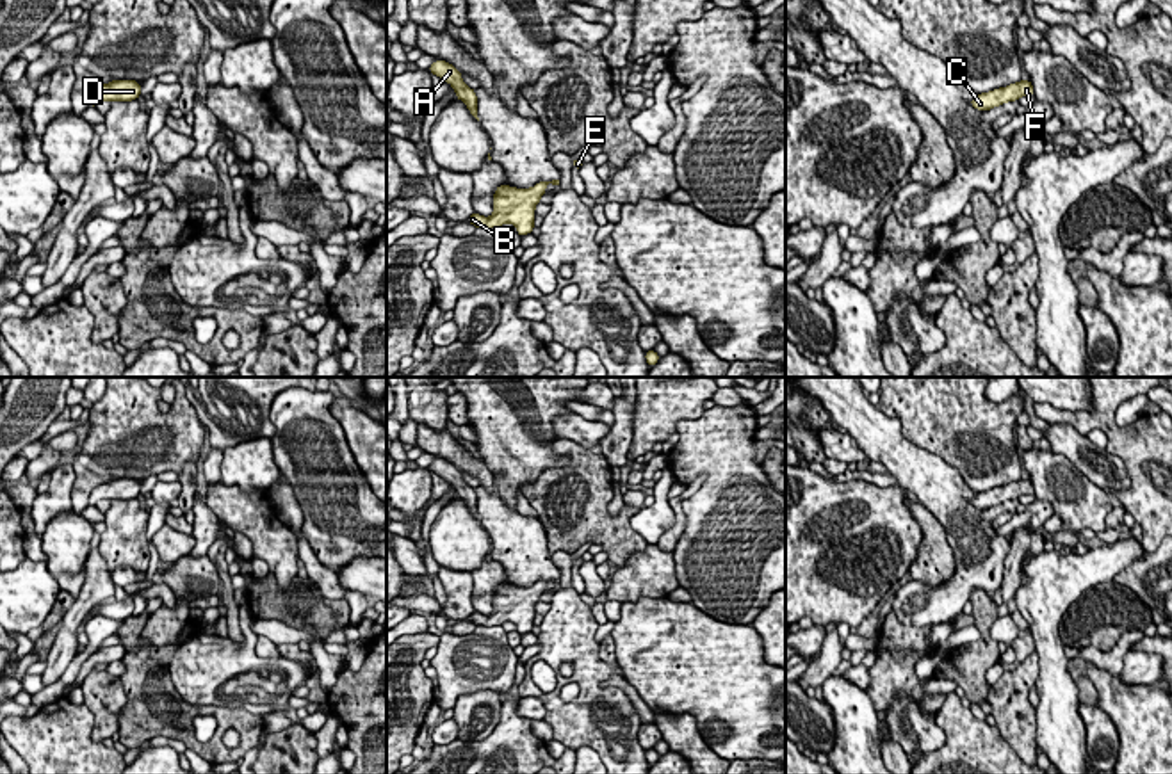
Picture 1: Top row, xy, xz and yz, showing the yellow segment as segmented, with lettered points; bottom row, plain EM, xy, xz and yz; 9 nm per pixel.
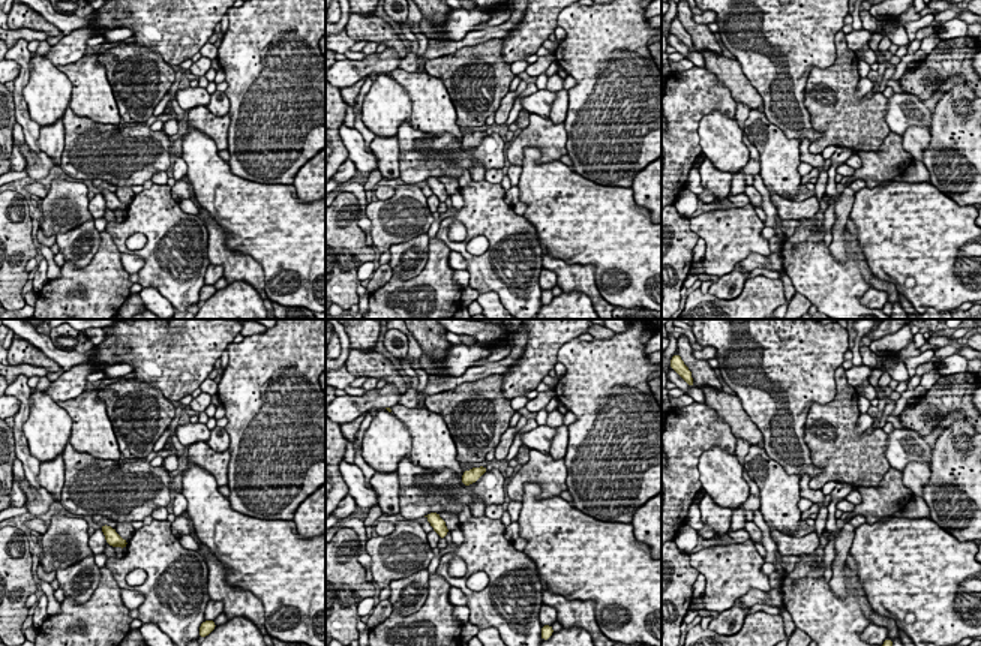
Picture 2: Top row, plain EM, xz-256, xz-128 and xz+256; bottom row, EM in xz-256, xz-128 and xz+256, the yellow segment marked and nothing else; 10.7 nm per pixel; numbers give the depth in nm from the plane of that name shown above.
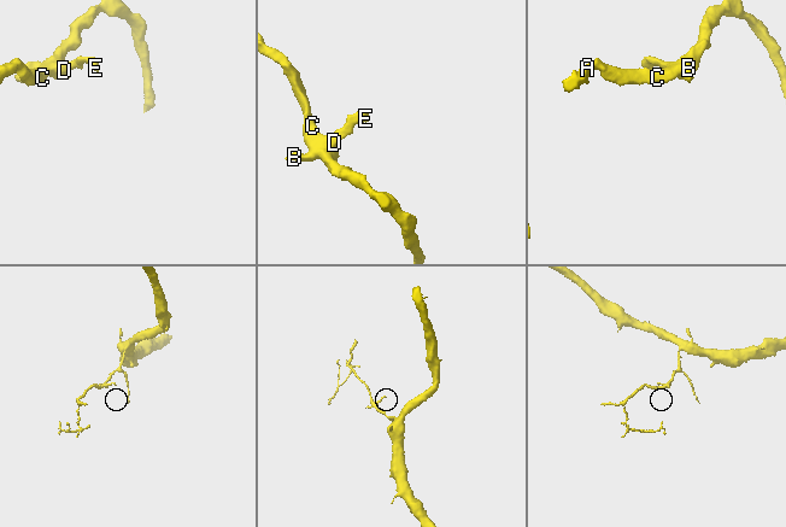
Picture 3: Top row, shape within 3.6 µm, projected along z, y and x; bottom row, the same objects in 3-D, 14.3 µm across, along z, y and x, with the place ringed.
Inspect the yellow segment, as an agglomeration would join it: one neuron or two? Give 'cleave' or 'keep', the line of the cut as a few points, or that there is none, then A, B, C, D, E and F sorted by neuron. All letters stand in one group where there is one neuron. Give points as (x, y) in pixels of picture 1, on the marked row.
cleave; cut xz (515, 189), (501, 198), (494, 209); groups A C / B D E F

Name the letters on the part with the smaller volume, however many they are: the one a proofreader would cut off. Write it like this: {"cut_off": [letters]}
{"cut_off": ["A", "C"]}

